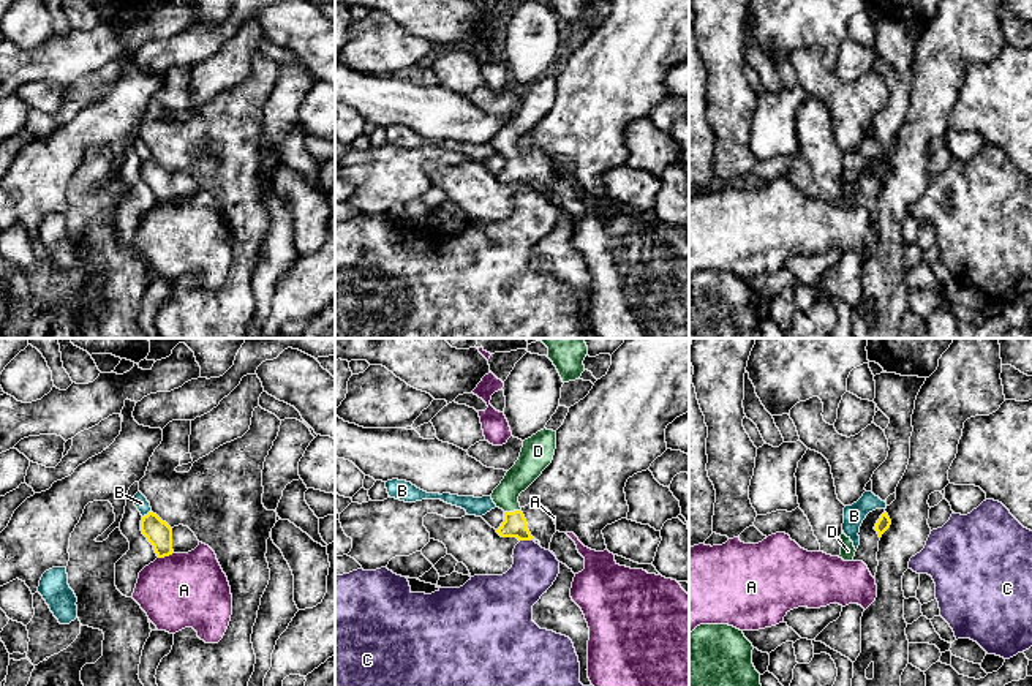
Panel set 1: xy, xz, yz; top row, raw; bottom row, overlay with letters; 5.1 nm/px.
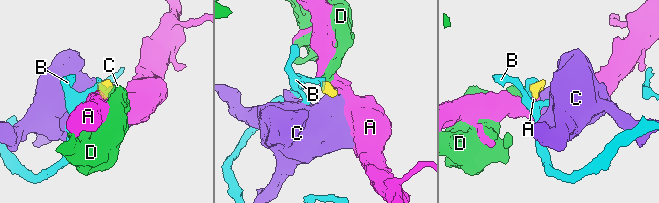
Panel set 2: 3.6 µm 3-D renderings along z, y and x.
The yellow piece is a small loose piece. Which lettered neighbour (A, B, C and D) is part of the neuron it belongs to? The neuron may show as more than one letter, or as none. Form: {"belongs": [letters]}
{"belongs": ["D"]}

